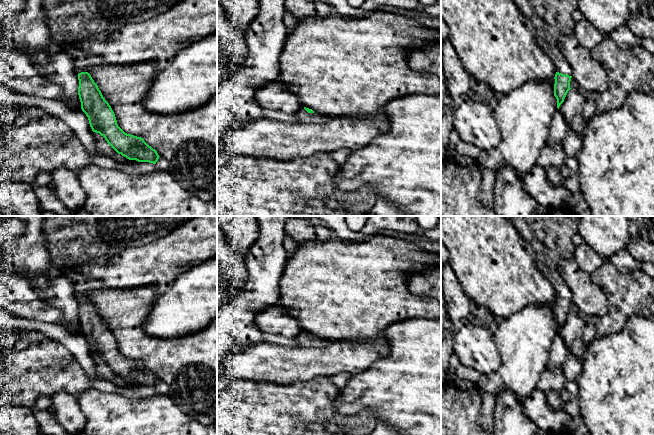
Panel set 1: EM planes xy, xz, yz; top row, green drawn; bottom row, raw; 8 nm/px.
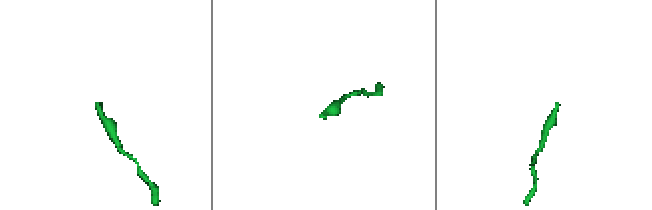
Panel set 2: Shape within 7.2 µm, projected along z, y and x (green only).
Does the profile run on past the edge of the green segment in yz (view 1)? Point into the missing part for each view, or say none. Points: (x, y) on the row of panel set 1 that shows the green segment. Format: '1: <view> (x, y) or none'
1: yz (551, 18)

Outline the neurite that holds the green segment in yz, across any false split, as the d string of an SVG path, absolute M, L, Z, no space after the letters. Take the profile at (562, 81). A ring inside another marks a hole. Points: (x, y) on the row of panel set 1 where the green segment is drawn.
M512 0L518 10L528 19L535 30L536 40L556 67L554 96L557 108L564 102L570 88L572 69L557 48L561 35L573 35L575 21L573 12L579 0Z

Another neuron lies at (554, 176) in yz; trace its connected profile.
M551 167L546 170L547 179L552 186L561 186L565 184L565 178L561 171L556 167Z

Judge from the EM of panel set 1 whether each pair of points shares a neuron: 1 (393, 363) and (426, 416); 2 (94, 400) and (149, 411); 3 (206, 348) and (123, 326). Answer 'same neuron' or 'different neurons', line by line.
1: same neuron
2: same neuron
3: same neuron

